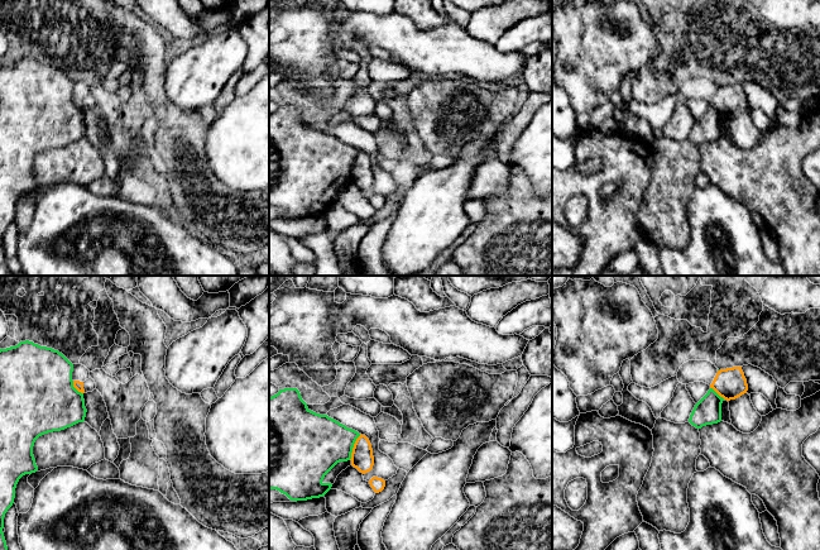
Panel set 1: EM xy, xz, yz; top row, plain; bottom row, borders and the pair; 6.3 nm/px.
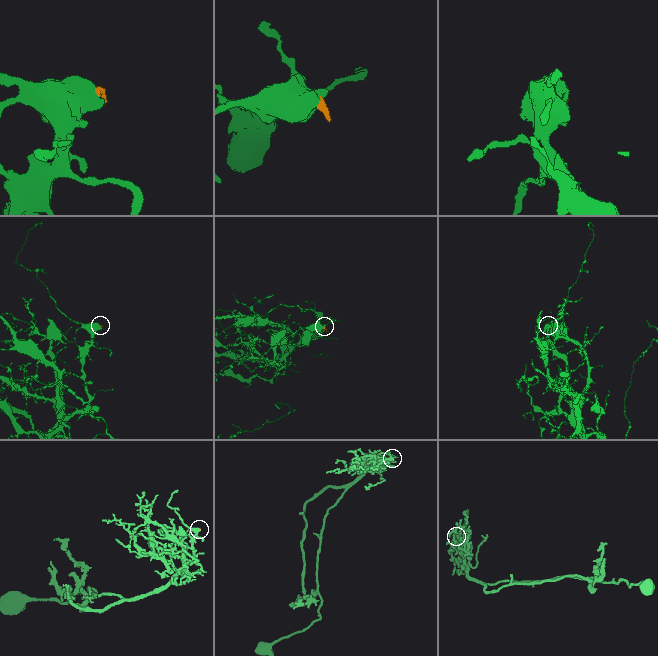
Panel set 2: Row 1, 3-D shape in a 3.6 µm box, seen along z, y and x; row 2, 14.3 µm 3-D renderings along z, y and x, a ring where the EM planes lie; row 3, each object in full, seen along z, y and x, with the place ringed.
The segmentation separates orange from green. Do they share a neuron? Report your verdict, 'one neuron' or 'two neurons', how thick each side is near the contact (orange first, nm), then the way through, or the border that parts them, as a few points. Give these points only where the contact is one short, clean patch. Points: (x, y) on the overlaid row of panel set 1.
two neurons; calibres 140 and 380 nm; border xz (360, 434), (349, 459)

